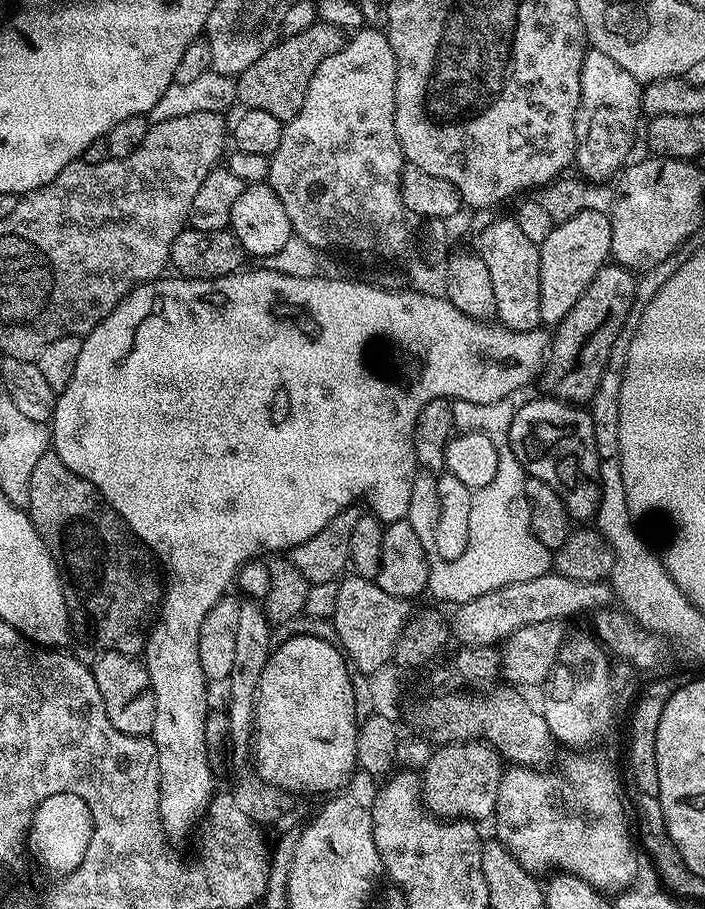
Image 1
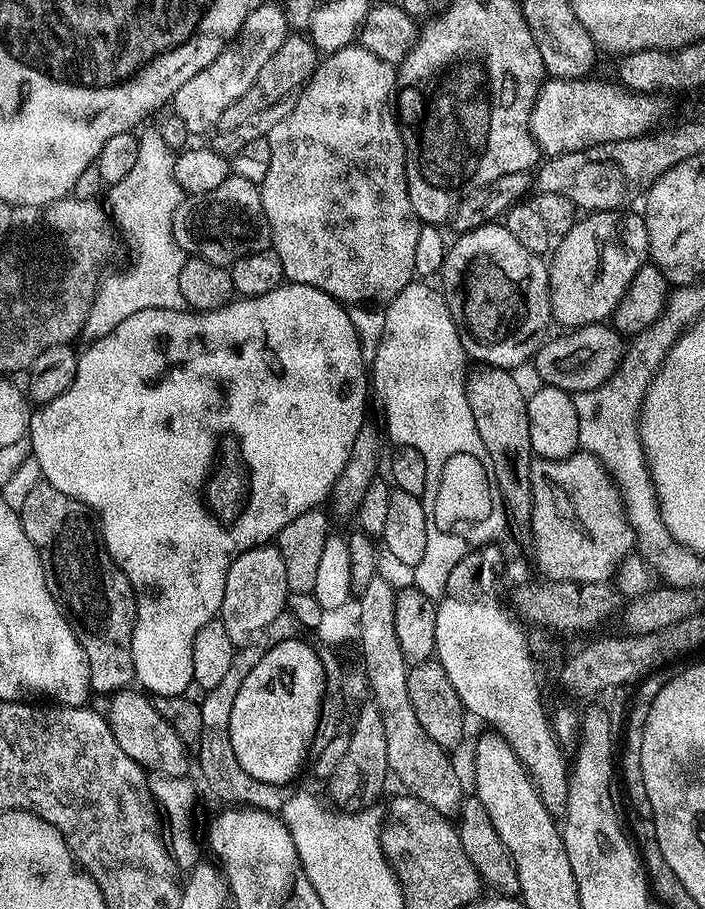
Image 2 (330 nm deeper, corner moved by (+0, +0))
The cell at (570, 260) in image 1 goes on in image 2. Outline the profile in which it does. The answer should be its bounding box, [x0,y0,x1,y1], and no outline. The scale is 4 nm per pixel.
[547,210,649,330]

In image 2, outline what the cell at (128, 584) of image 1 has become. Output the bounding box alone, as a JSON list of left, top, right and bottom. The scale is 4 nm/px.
[18,482,136,694]

